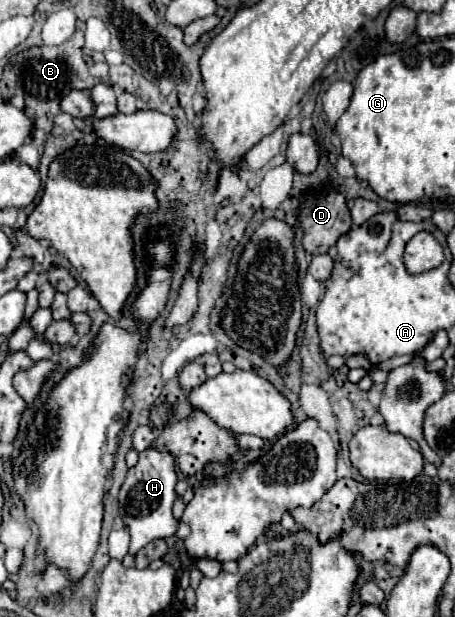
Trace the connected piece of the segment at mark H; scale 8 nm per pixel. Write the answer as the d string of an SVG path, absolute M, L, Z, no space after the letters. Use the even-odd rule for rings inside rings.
M145 449L143 453L139 453L139 463L129 469L119 493L121 519L131 533L131 555L135 555L143 545L153 539L167 539L175 535L179 525L179 521L171 515L171 507L175 501L175 483L175 459L169 453L159 453L157 449Z

